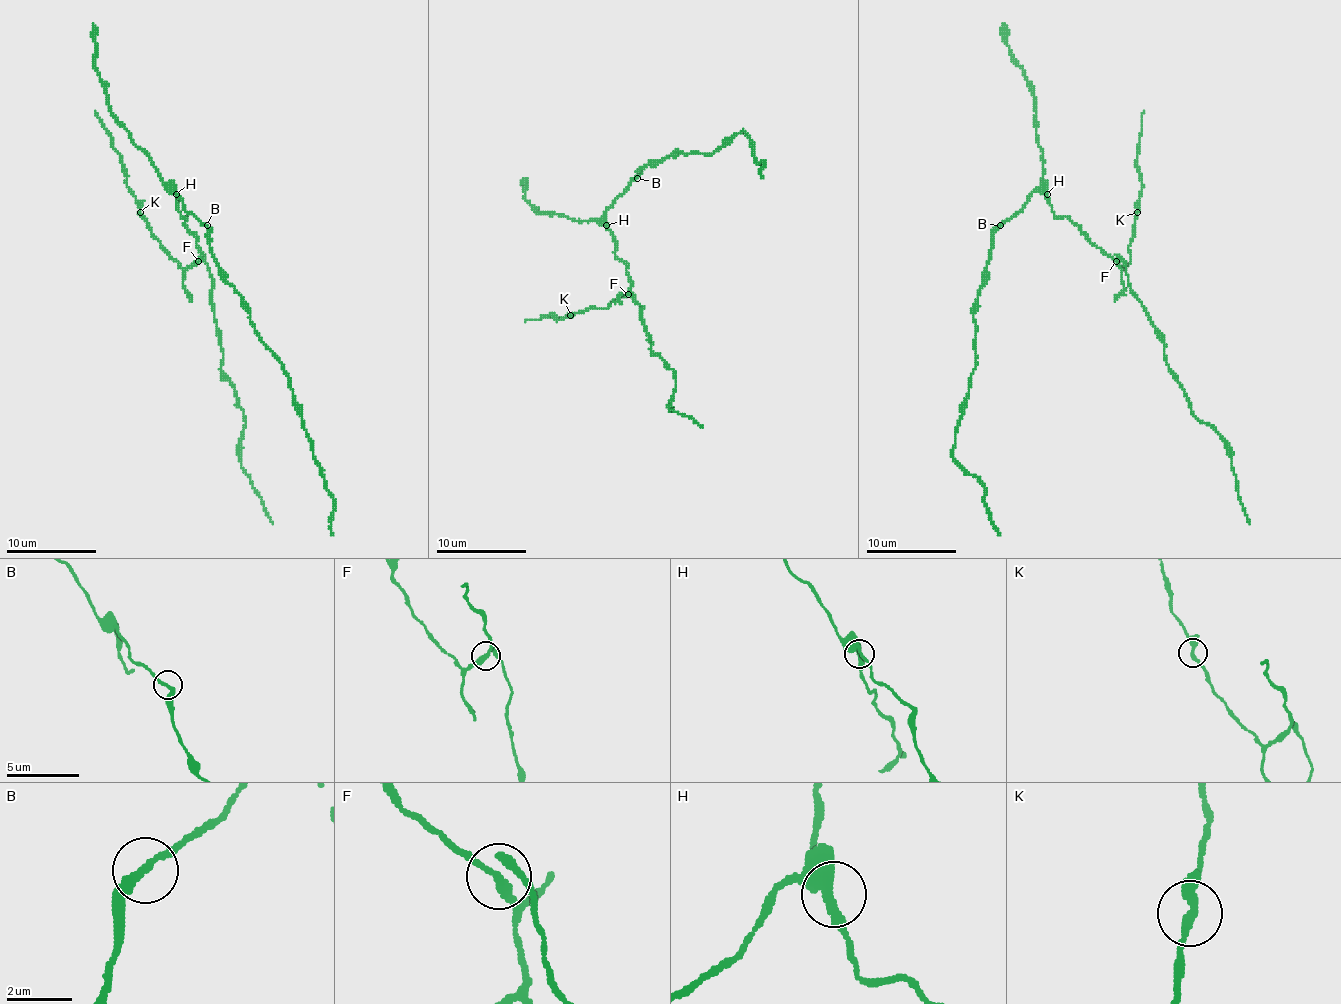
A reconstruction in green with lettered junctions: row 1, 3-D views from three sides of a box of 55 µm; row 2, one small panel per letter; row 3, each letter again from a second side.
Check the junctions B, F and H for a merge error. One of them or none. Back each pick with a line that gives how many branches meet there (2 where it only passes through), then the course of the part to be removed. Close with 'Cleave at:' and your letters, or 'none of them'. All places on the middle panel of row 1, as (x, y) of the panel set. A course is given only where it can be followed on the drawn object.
F: Branches: 3. Course of the part to remove: (628, 295), (606, 308), (592, 306), (556, 319), (552, 315), (525, 322)
Cleave at: F

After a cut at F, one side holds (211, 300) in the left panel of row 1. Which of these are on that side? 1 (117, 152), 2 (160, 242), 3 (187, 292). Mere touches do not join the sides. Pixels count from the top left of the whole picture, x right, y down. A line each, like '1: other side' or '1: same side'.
1: other side
2: other side
3: other side

